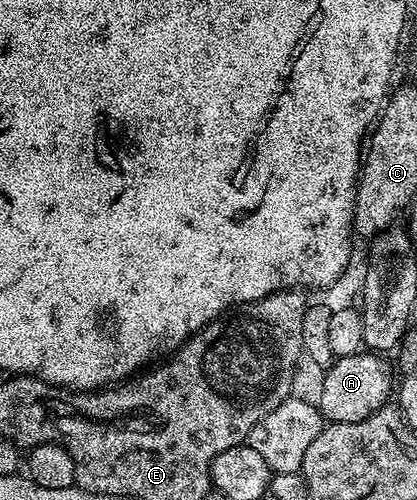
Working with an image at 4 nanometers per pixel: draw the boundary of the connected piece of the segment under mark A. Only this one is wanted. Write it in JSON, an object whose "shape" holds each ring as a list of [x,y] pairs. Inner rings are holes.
{"shape":[[[359,353],[335,358],[332,366],[325,368],[322,392],[316,398],[316,406],[322,412],[323,420],[330,423],[364,421],[374,411],[387,406],[392,399],[390,367],[378,353]]]}

